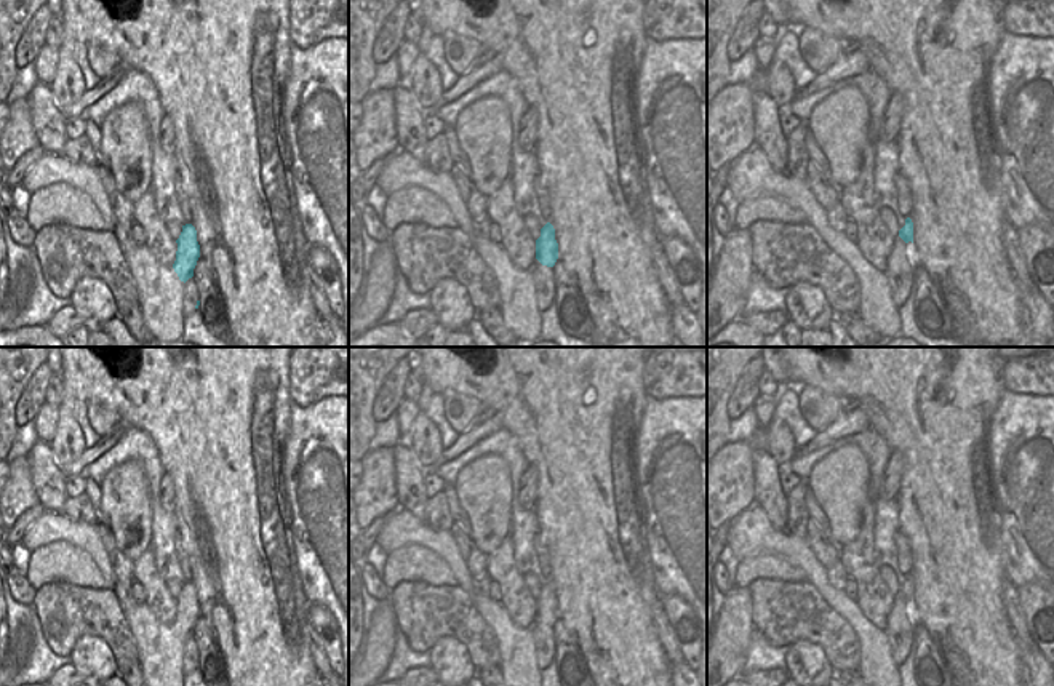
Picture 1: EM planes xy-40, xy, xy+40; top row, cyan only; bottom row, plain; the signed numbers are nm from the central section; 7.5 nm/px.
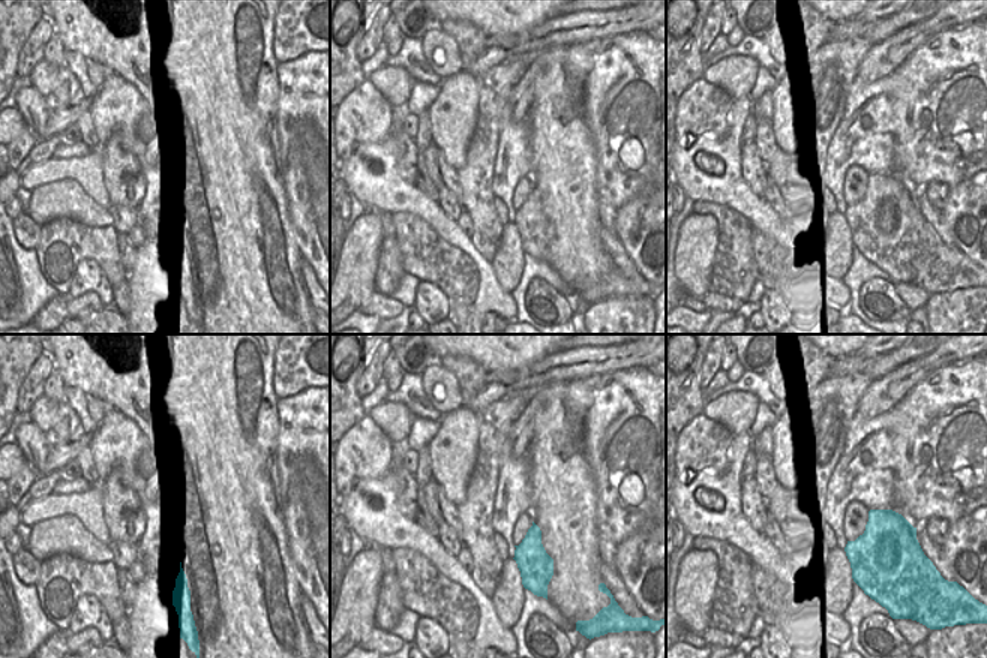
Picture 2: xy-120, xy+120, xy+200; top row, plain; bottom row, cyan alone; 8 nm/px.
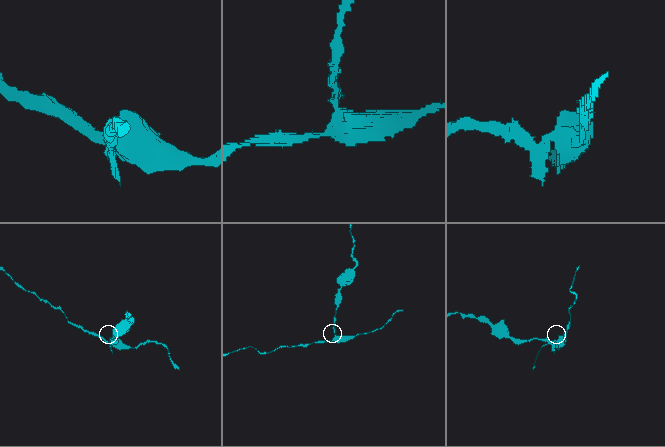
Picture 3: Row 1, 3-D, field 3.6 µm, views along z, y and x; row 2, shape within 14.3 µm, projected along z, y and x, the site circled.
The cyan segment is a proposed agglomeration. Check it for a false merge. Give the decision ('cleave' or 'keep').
cleave

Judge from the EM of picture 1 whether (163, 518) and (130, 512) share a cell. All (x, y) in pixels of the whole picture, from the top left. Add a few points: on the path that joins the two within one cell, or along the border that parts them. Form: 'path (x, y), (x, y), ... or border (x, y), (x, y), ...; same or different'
border (152, 506), (152, 541), (149, 546); different

